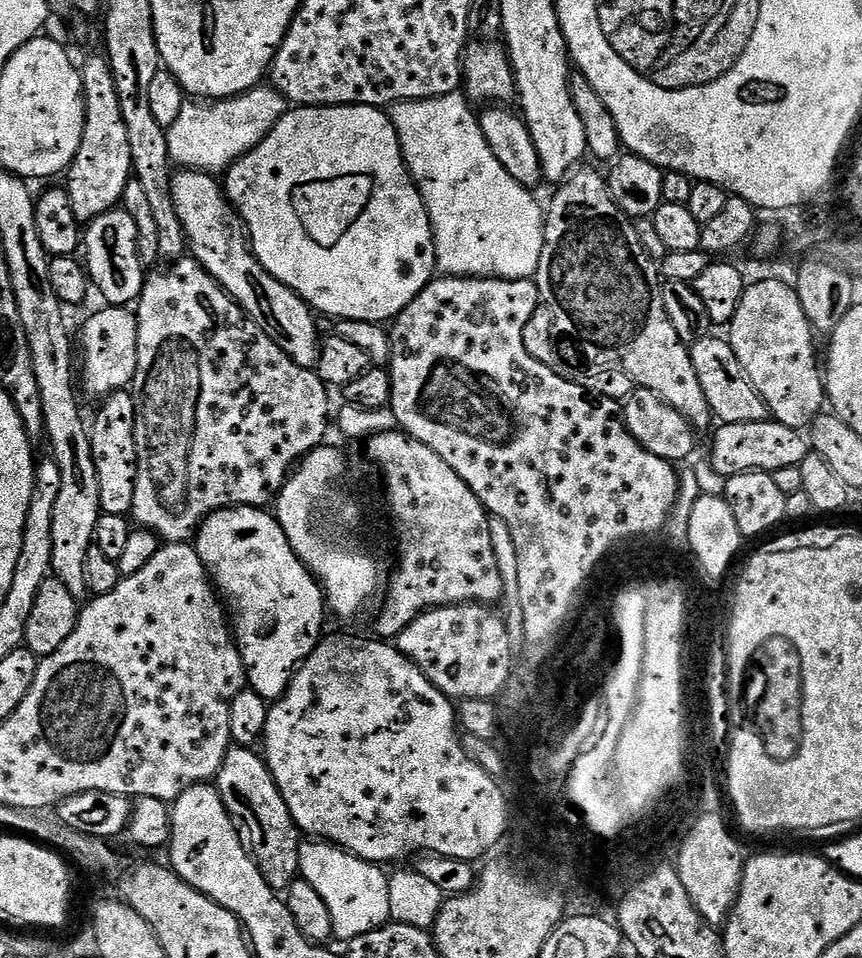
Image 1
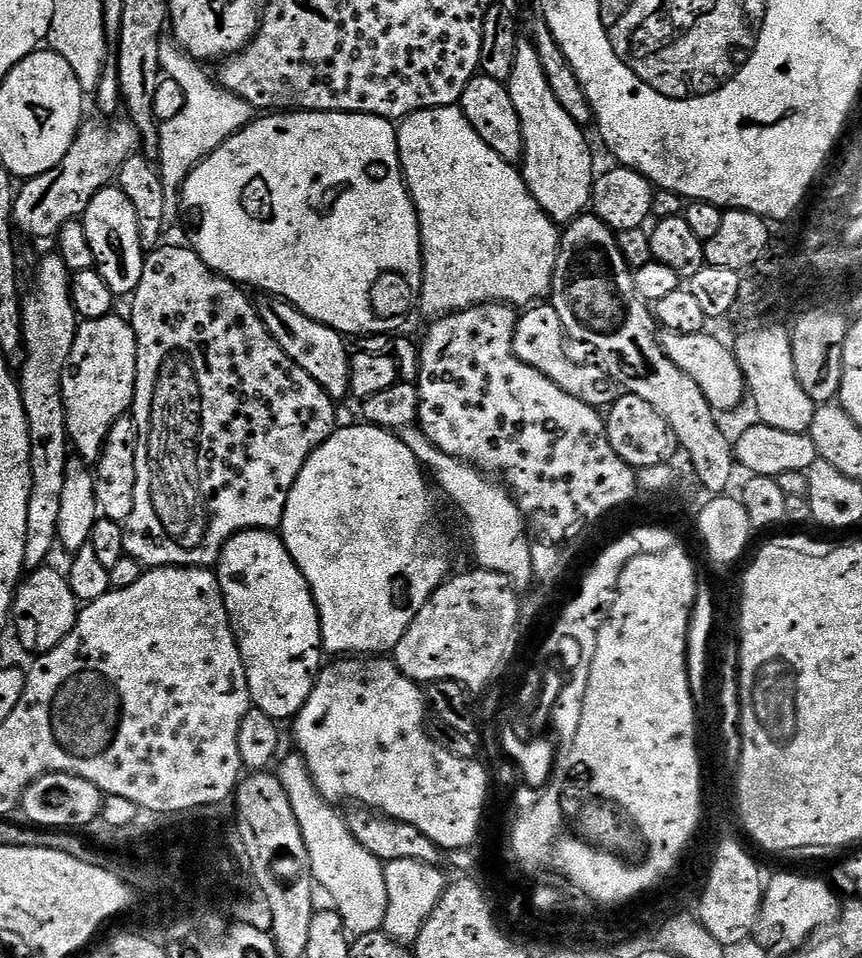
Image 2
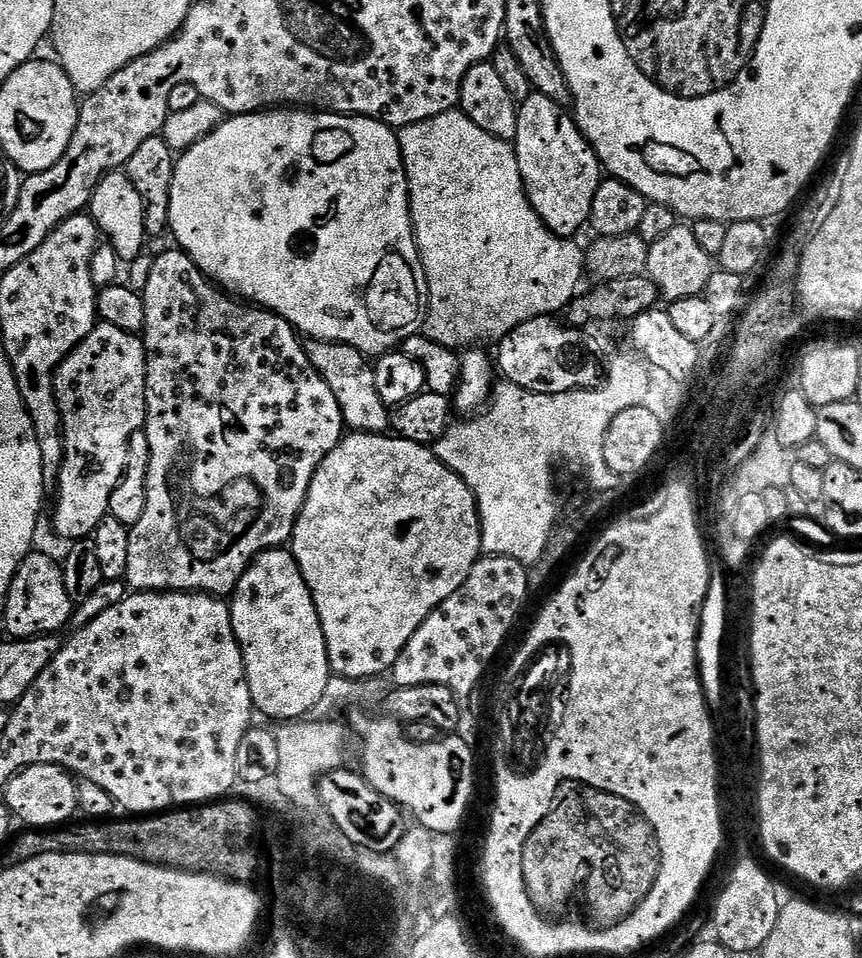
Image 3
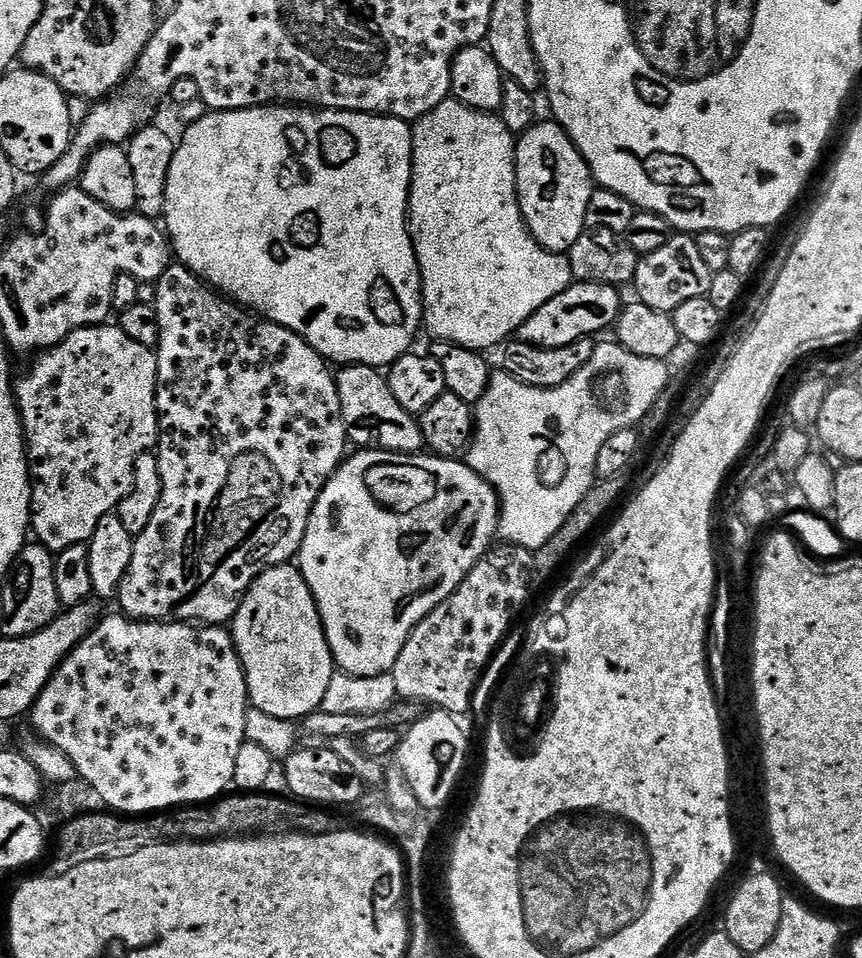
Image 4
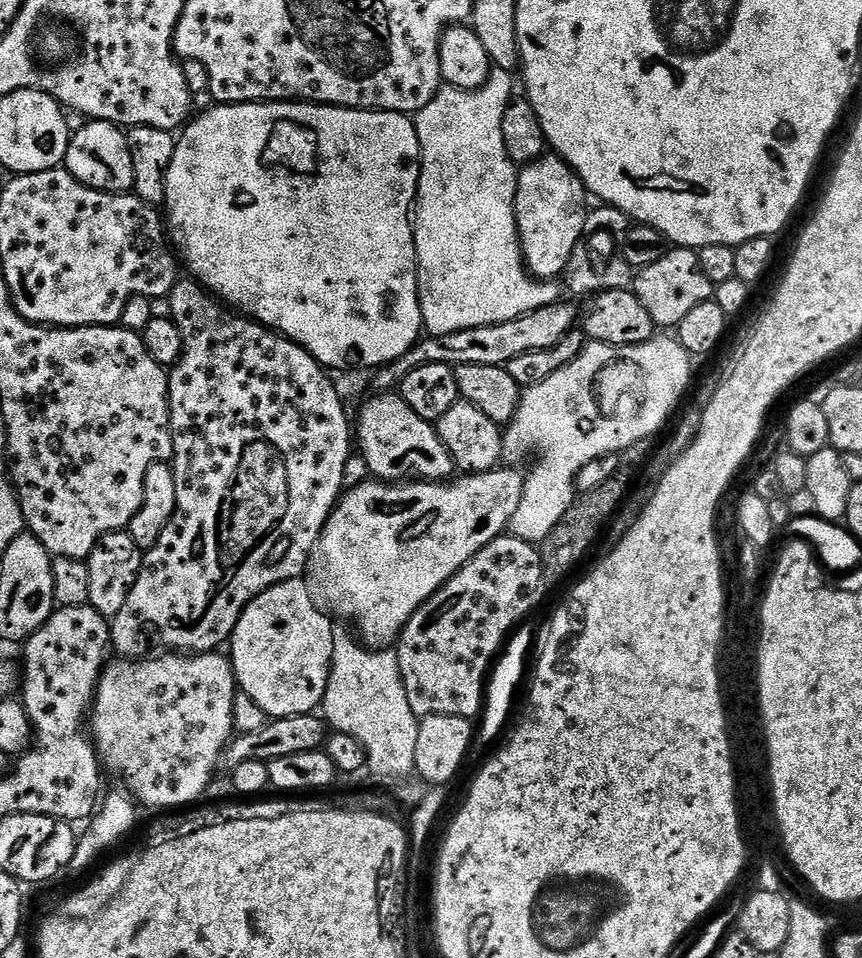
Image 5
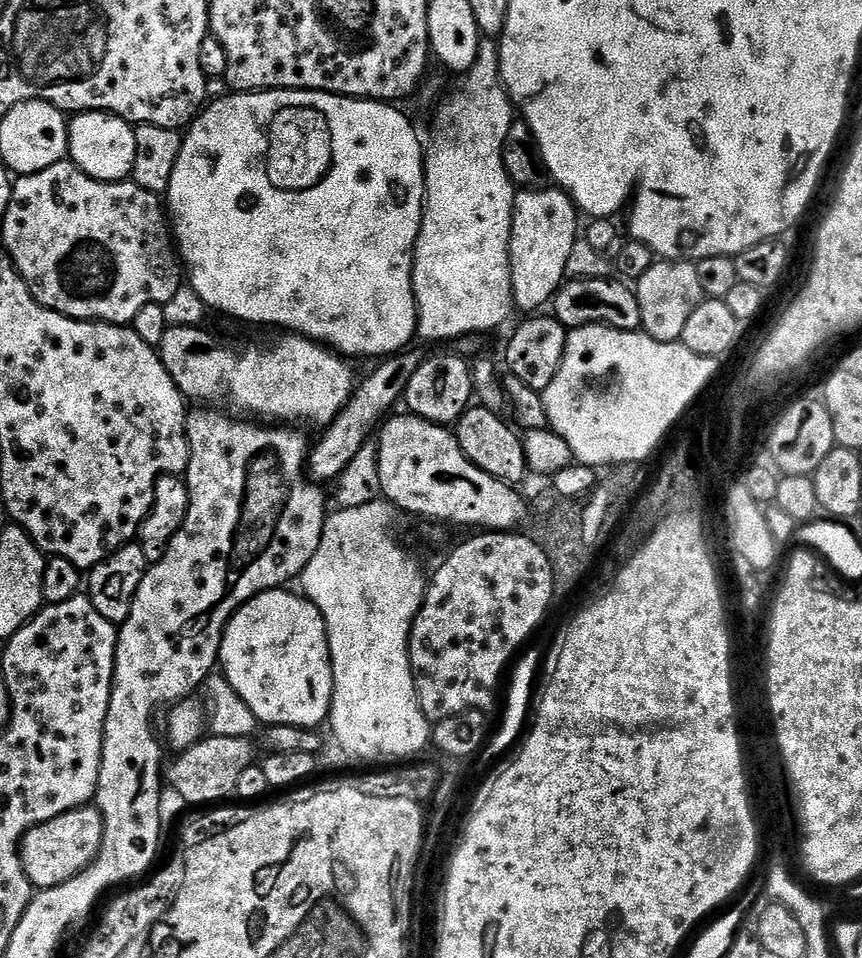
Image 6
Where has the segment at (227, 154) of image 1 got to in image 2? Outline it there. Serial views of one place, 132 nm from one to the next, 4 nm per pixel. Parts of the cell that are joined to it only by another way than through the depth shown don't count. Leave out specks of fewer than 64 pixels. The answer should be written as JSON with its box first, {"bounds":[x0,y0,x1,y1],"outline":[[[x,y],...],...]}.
{"bounds":[158,34,254,222],"outline":[[[168,34],[160,42],[160,71],[167,79],[178,82],[186,94],[186,106],[174,118],[160,125],[158,171],[164,183],[165,221],[172,222],[182,213],[181,189],[186,178],[206,157],[214,154],[234,134],[238,134],[254,119],[254,105],[238,94],[212,80],[204,73],[205,65],[195,60],[188,51]]]}

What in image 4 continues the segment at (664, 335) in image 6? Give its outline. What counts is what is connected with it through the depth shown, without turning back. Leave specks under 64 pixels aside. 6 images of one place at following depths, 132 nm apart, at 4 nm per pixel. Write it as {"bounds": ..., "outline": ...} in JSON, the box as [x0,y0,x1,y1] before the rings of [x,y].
{"bounds":[634,234,713,314],"outline":[[[674,234],[670,242],[666,242],[666,246],[654,250],[654,254],[640,257],[634,289],[640,295],[637,296],[639,303],[650,306],[650,310],[671,314],[678,310],[678,306],[690,302],[690,298],[707,296],[713,275],[710,266],[706,266],[706,261],[698,251],[695,235]]]}

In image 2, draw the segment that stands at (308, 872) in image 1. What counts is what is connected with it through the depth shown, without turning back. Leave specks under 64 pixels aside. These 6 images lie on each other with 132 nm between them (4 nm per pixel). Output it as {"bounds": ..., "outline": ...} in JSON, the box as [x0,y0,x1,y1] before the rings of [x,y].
{"bounds":[278,754,388,937],"outline":[[[299,754],[286,756],[279,761],[278,775],[286,790],[286,798],[290,798],[290,806],[294,806],[294,818],[298,818],[298,826],[310,854],[313,881],[323,891],[324,888],[328,891],[329,898],[336,903],[333,904],[335,911],[340,913],[345,928],[353,937],[381,931],[388,906],[385,865],[374,858],[374,854],[370,854],[354,834],[350,834],[347,819],[339,816],[332,809],[335,807],[316,789],[304,757]]]}

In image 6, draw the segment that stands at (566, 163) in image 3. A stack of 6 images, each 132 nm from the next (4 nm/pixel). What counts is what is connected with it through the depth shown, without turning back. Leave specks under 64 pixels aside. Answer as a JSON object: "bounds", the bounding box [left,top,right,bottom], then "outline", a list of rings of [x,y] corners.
{"bounds":[510,186,578,314],"outline":[[[555,186],[517,191],[510,230],[512,302],[524,314],[532,314],[549,303],[566,280],[566,258],[574,250],[578,209],[572,199]]]}

